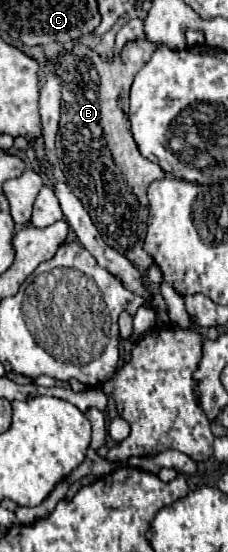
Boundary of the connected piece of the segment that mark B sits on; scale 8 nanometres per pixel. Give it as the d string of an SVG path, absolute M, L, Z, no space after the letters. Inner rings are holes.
M142 38L128 42L120 54L104 58L96 50L90 50L90 46L76 42L72 48L62 50L58 58L46 56L62 78L62 116L56 142L58 168L88 210L104 242L140 270L148 270L152 264L152 258L142 250L148 218L146 190L154 180L162 180L164 172L158 164L142 158L130 132L126 102L134 76L156 48L158 44Z

